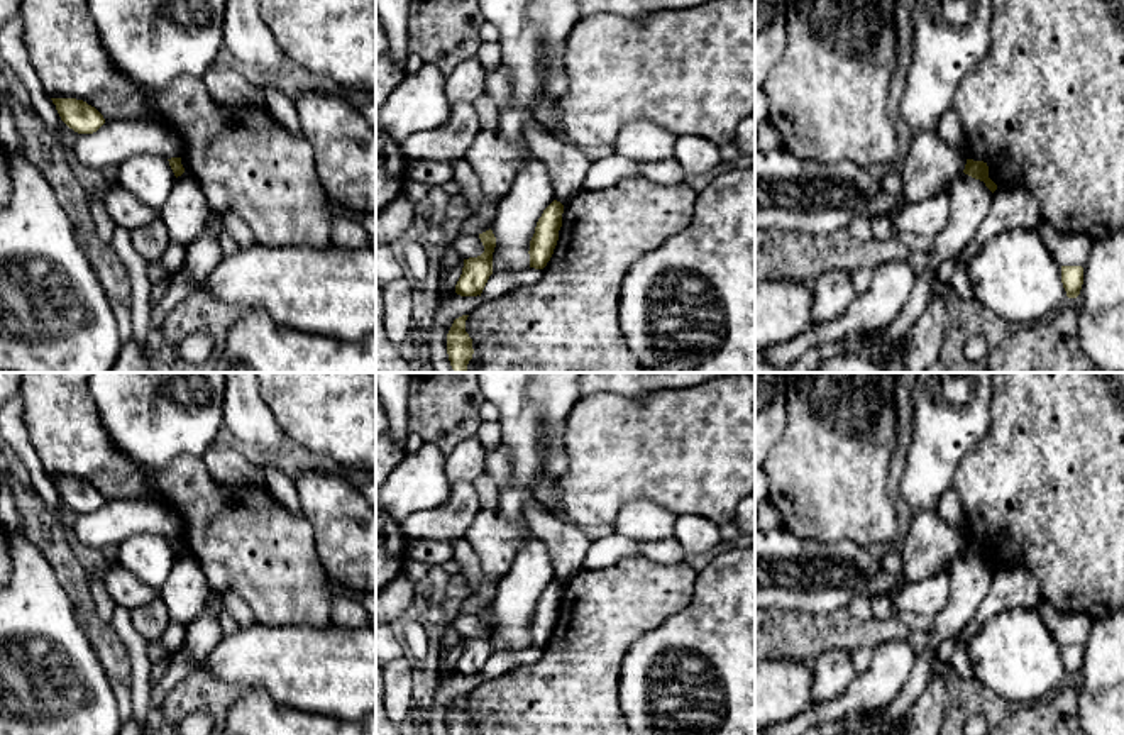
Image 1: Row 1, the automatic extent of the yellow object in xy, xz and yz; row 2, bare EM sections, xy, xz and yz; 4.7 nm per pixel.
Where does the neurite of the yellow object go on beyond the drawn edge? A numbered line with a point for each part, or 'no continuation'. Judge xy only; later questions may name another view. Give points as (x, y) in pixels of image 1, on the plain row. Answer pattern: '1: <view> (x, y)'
no continuation

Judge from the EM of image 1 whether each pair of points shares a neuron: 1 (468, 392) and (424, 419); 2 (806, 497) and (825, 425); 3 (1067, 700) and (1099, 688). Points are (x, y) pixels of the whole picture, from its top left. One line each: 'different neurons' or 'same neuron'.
1: same neuron
2: same neuron
3: different neurons

